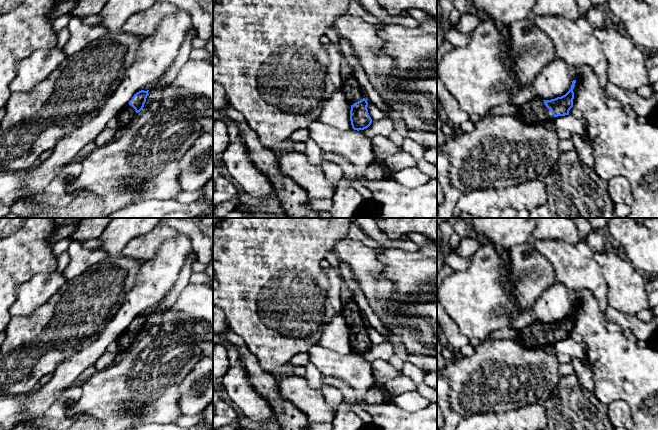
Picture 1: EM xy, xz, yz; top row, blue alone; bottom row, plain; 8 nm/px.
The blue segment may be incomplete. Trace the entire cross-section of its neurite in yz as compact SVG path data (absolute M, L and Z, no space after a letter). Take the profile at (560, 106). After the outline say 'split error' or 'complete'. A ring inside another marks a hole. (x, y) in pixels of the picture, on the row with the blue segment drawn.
M576 80L571 82L571 89L565 95L551 100L534 97L531 101L521 106L517 114L528 124L552 122L555 117L569 115L569 111L573 107L573 89Z; split error

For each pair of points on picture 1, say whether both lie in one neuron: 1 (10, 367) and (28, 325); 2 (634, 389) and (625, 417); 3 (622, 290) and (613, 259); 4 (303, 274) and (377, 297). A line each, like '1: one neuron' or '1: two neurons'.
1: one neuron
2: two neurons
3: one neuron
4: two neurons

